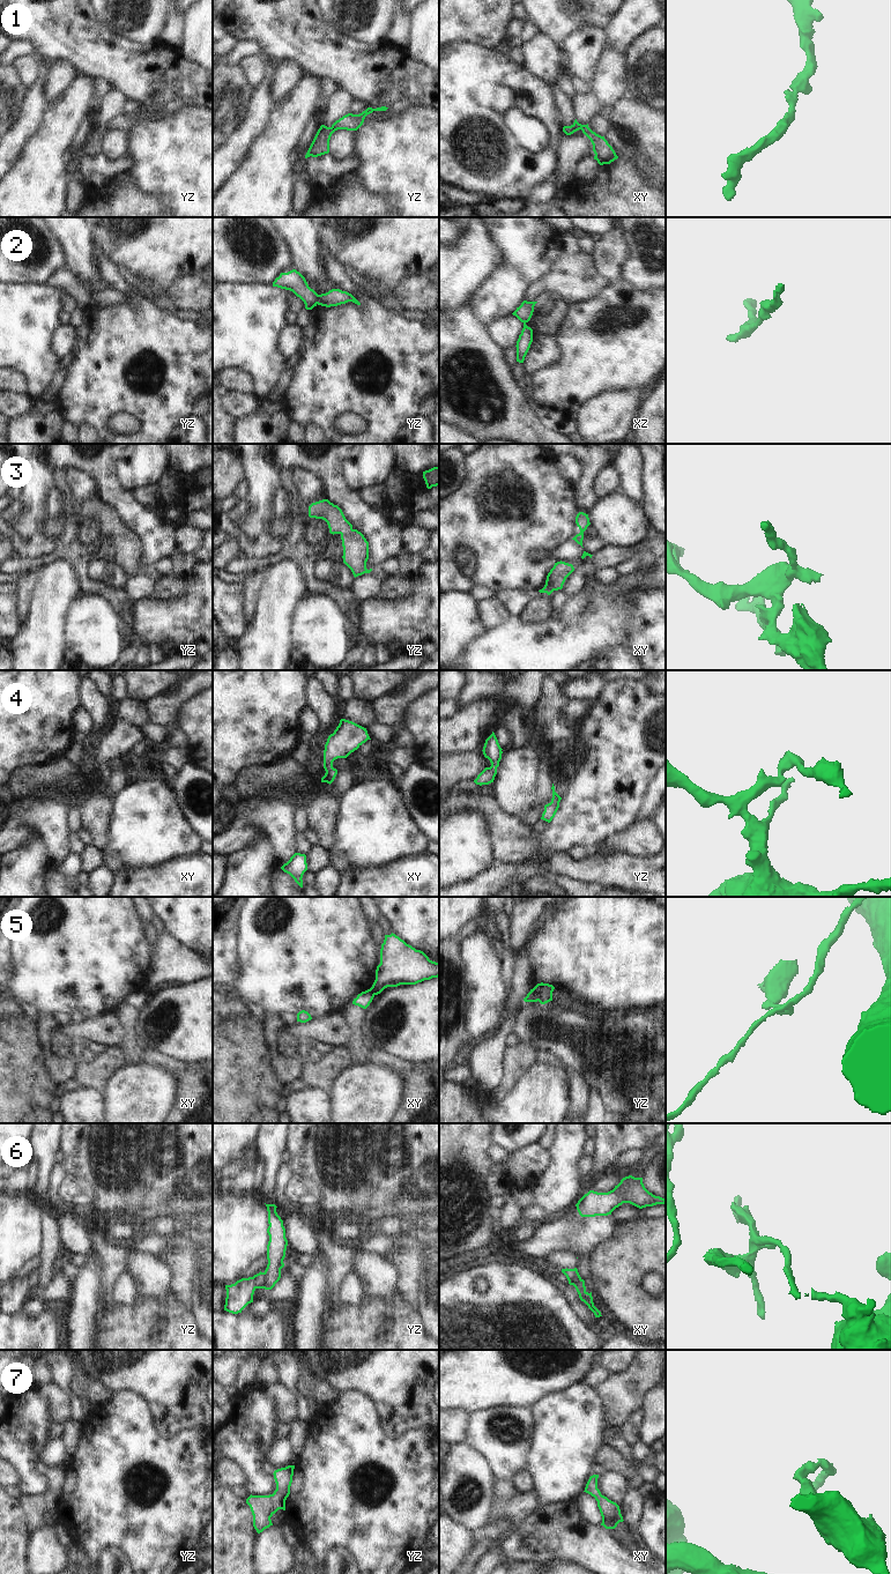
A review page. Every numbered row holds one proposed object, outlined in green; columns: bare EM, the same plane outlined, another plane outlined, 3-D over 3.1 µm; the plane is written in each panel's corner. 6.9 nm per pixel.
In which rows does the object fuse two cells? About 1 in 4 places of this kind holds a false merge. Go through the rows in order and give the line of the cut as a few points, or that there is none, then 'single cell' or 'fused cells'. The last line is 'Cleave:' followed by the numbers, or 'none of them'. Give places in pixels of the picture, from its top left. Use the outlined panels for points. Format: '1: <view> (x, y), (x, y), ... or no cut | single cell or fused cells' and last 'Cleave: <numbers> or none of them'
1: no cut | single cell
2: yz (319, 295), (317, 303) | fused cells
3: no cut | single cell
4: no cut | single cell
5: yz (532, 989), (539, 1000) | fused cells
6: yz (265, 1272), (265, 1285), (262, 1287) | fused cells
7: no cut | single cell
Cleave: 2, 5, 6

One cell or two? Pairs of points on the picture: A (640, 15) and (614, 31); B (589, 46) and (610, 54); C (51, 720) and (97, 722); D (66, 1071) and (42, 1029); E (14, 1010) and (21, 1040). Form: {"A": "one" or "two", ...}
{"A": "one", "B": "two", "C": "two", "D": "one", "E": "two"}

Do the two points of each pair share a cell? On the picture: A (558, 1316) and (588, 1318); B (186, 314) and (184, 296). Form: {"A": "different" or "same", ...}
{"A": "different", "B": "different"}

